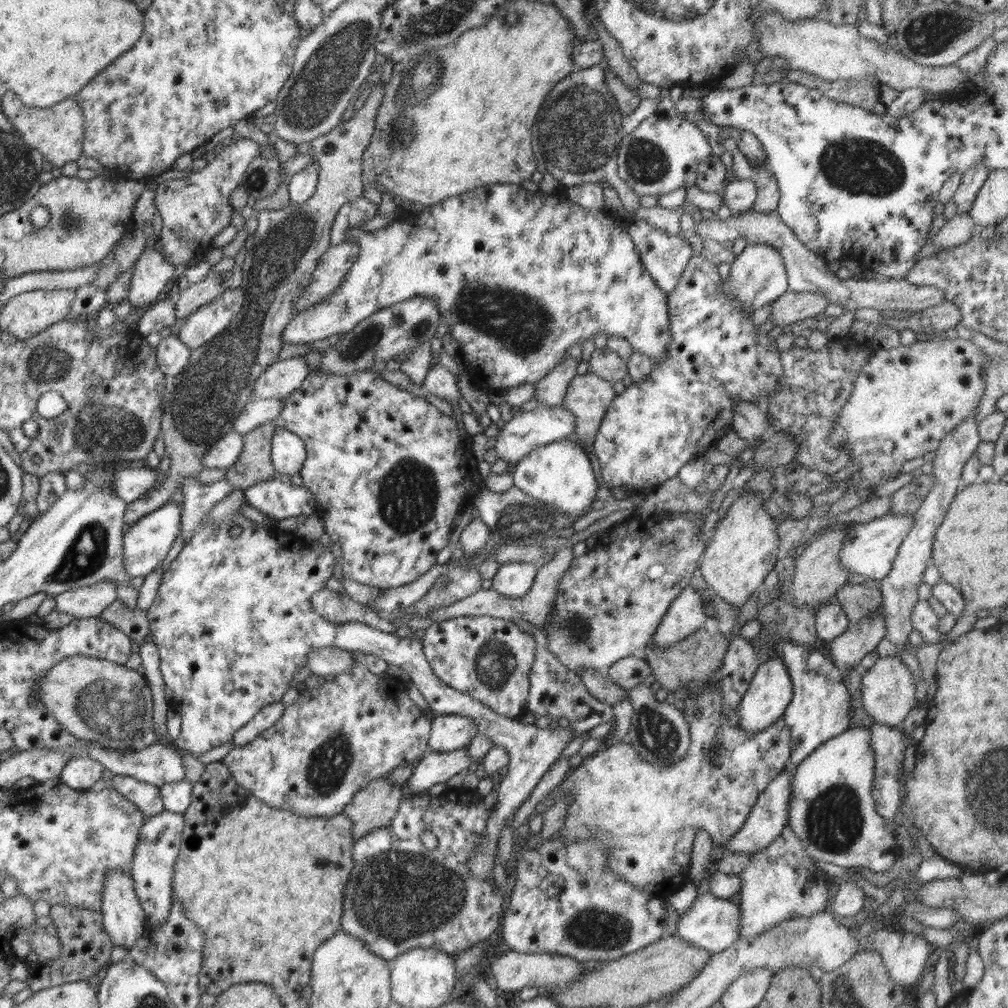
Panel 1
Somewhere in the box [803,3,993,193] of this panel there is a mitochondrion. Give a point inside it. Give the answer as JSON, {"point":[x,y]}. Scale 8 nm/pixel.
{"point":[931,32]}

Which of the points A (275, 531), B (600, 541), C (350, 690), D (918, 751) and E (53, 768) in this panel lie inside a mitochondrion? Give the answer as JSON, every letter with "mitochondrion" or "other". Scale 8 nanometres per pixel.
{"A":"other","B":"other","C":"other","D":"other","E":"other"}

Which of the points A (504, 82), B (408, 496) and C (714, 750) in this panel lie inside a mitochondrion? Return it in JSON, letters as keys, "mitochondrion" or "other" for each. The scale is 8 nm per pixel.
{"A":"other","B":"mitochondrion","C":"other"}

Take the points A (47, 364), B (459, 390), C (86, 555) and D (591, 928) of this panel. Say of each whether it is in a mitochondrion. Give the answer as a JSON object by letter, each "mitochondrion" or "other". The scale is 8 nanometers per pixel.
{"A":"mitochondrion","B":"other","C":"mitochondrion","D":"mitochondrion"}

